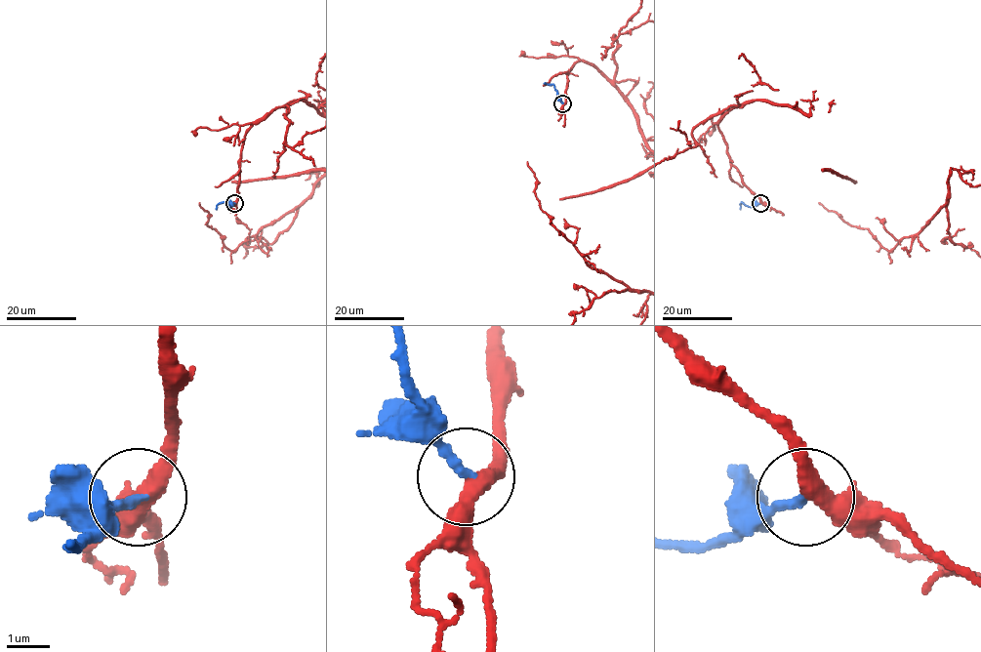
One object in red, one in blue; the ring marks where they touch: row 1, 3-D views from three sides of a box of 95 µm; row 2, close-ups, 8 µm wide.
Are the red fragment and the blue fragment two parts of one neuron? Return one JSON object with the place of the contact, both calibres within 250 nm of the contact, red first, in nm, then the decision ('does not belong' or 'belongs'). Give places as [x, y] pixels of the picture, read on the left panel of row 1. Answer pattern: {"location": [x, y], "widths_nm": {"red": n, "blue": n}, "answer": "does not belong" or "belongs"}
{"location": [234, 203], "widths_nm": {"red": 400, "blue": 240}, "answer": "belongs"}

